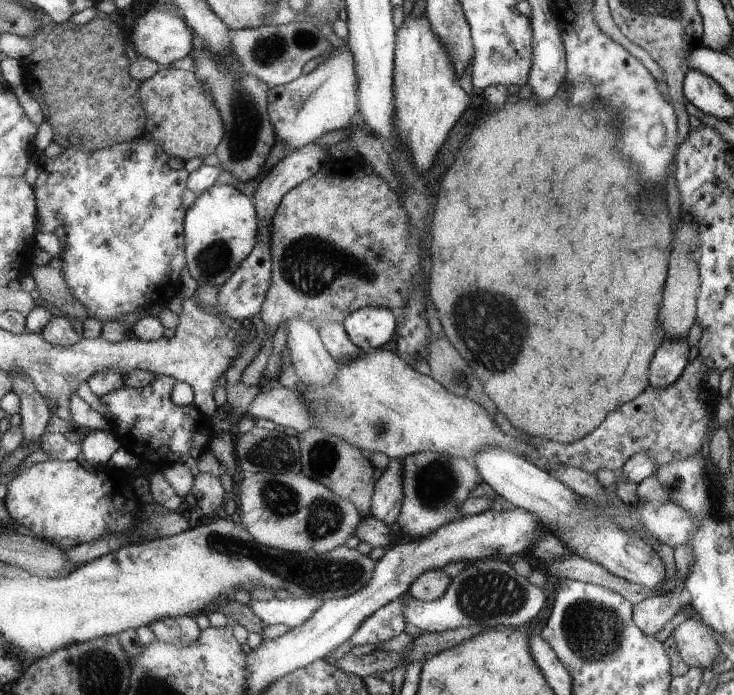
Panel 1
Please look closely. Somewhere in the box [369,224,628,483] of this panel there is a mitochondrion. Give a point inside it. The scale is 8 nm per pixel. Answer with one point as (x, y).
(486, 325)

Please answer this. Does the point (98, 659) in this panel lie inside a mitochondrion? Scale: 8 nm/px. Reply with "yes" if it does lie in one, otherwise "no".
yes

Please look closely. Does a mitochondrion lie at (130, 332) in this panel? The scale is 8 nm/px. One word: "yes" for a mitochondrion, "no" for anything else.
no

